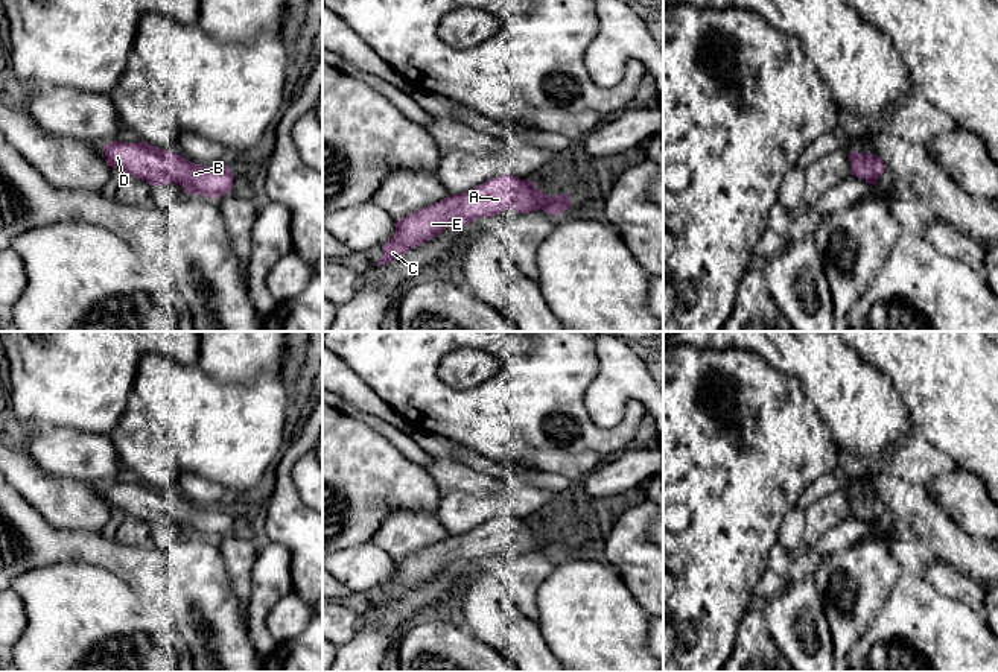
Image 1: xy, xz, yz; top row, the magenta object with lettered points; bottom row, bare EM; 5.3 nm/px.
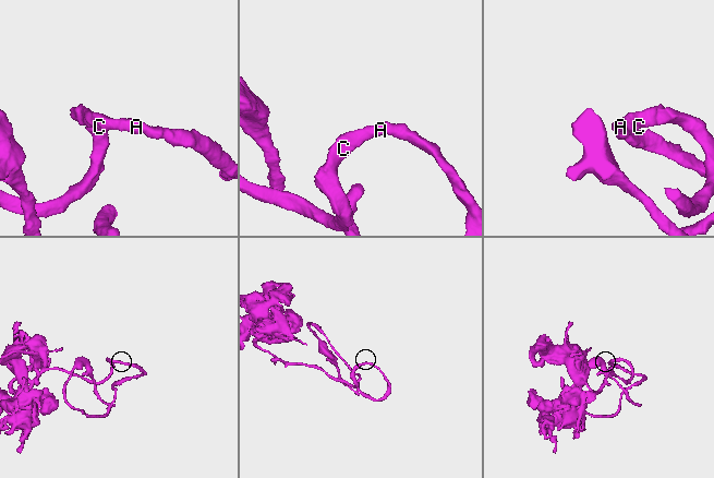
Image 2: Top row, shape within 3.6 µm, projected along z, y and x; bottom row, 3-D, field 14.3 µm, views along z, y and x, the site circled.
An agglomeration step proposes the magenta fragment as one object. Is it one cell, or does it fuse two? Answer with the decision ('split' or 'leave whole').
leave whole

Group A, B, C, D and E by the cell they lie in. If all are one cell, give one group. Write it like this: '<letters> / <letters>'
A B C D E

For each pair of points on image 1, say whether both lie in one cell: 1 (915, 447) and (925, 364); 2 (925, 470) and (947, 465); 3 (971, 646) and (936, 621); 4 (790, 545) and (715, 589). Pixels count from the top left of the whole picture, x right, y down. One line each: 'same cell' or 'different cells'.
1: different cells
2: same cell
3: same cell
4: different cells

